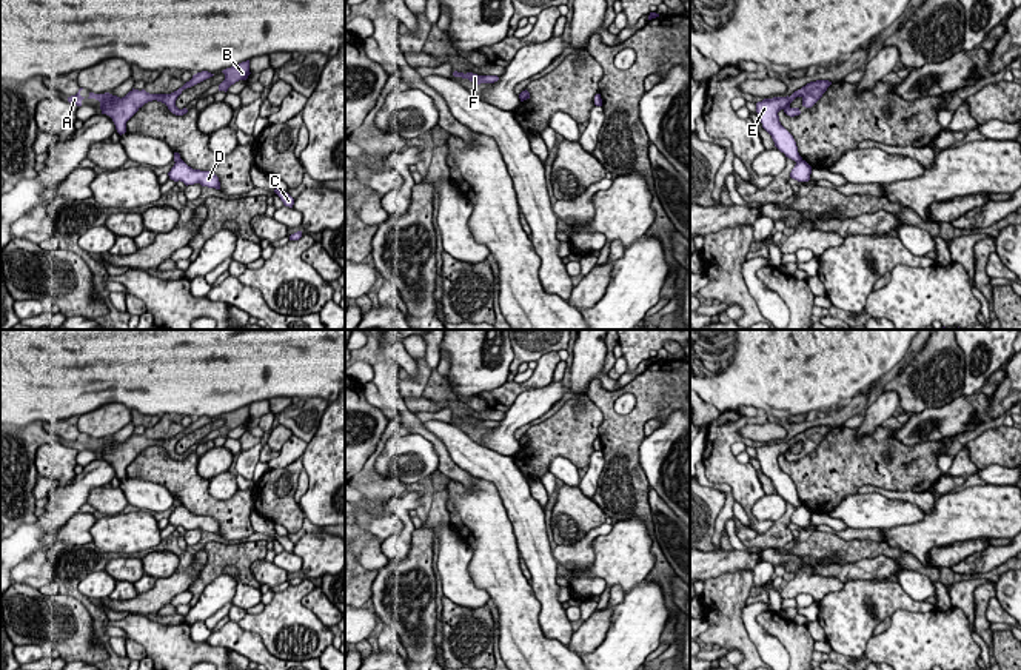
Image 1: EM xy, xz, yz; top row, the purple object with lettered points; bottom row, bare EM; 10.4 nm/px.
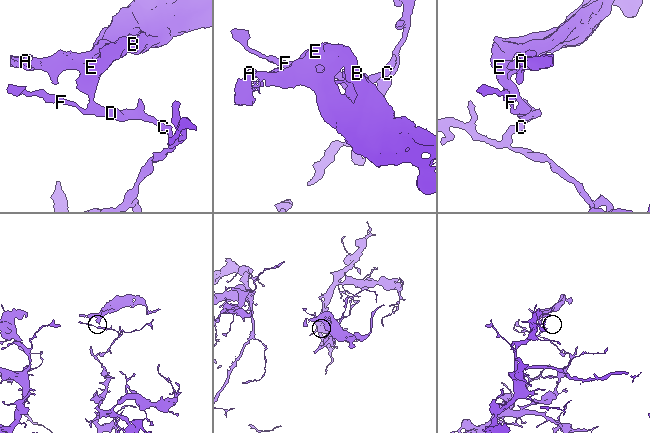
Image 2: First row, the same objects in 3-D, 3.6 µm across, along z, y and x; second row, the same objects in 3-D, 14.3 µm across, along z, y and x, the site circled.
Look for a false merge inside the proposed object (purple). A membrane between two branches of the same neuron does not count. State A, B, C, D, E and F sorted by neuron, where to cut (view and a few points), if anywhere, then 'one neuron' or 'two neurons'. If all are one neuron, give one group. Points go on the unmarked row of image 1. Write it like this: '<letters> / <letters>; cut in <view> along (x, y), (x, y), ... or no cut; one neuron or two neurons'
A B E / C D F; cut in yz along (801, 504), (796, 507); two neurons

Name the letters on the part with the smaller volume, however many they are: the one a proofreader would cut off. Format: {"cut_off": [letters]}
{"cut_off": ["A", "B", "E"]}

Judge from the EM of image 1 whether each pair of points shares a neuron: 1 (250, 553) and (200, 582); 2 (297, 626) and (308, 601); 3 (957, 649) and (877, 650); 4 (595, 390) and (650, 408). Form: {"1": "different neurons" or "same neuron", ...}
{"1": "same neuron", "2": "different neurons", "3": "same neuron", "4": "same neuron"}

